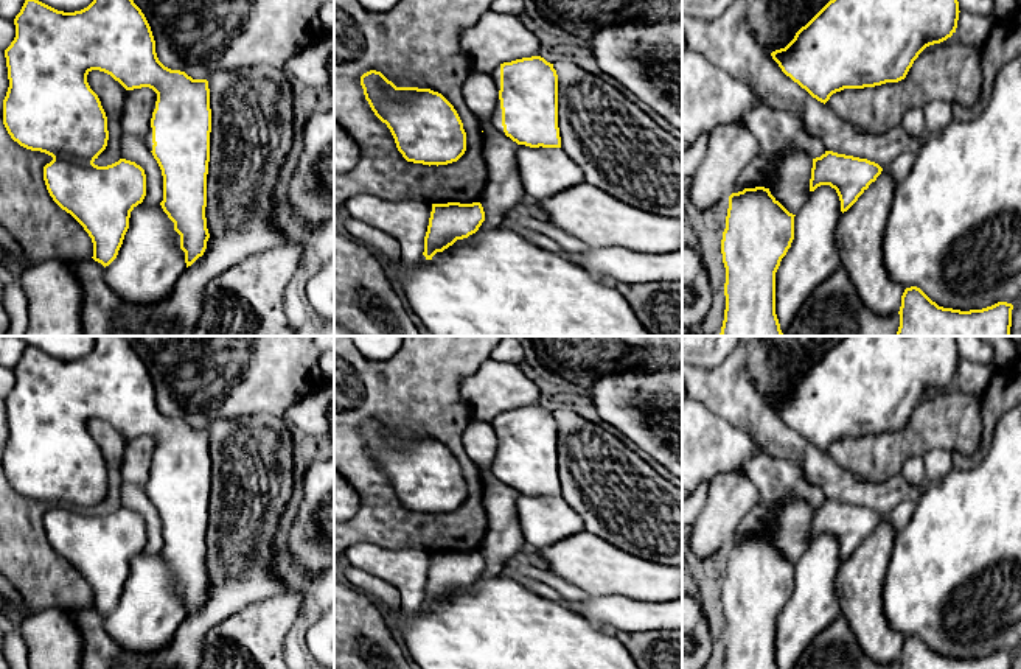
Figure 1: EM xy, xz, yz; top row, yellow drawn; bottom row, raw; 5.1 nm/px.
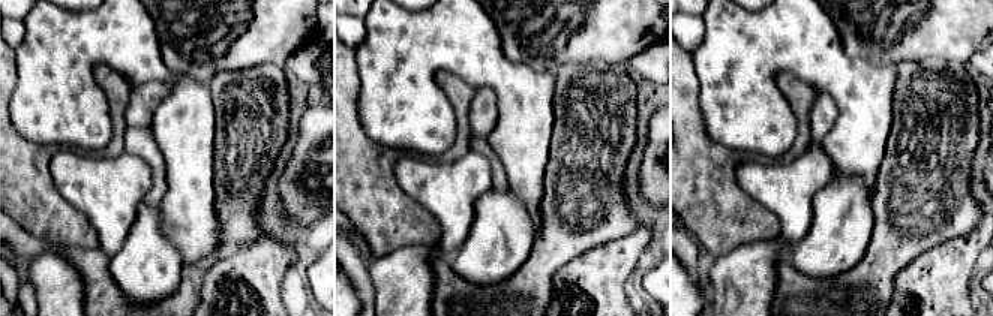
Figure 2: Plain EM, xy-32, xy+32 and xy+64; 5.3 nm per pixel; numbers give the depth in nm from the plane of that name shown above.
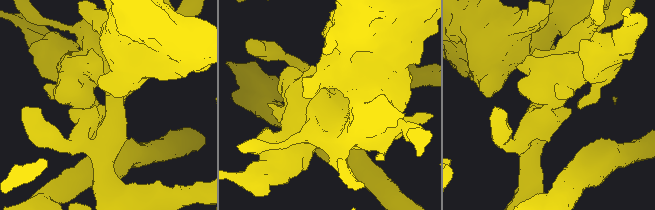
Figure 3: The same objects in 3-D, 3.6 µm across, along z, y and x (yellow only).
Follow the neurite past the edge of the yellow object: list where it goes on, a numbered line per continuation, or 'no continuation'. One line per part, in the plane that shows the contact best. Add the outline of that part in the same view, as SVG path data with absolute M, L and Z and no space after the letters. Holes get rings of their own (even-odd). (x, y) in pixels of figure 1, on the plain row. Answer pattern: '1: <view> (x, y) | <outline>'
1: xz (496, 467) | M497 445L497 453L496 453L494 462L491 464L491 471L493 471L493 475L499 481L505 482L504 481L504 475L502 475L502 457L500 457L500 448L499 448L499 445Z

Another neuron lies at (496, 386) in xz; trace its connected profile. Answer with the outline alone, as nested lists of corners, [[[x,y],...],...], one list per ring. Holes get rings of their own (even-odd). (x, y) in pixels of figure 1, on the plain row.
[[[486,358],[458,386],[460,397],[474,417],[493,417],[504,411],[539,405],[545,386],[527,377],[517,366]]]

